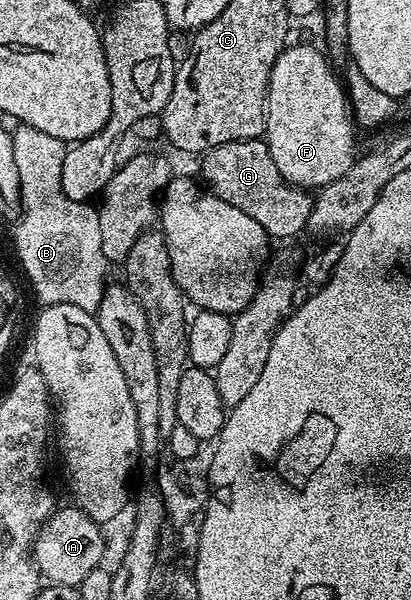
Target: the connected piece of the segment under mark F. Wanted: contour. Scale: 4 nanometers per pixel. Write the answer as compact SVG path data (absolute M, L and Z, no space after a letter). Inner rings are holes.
M285 45L278 60L274 60L272 65L268 81L268 109L264 116L264 134L270 156L274 156L274 164L278 164L278 172L284 179L293 186L319 188L344 177L344 173L356 161L358 151L356 138L352 135L354 121L345 87L337 72L335 74L328 67L329 59L323 53L320 55L312 46L292 45Z

